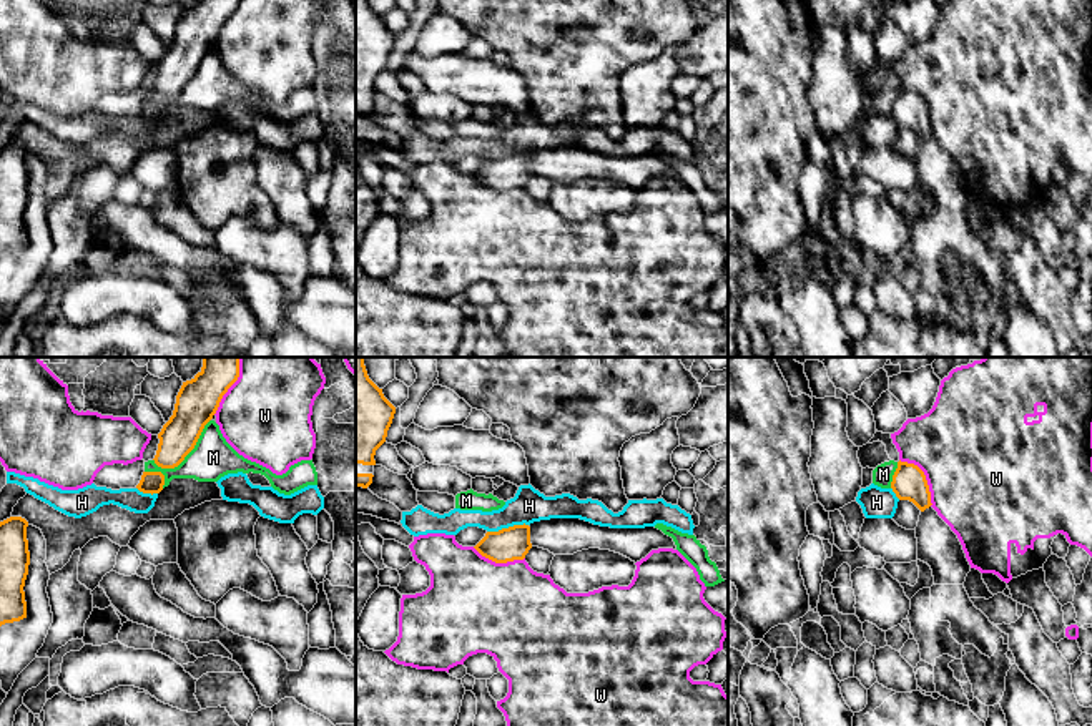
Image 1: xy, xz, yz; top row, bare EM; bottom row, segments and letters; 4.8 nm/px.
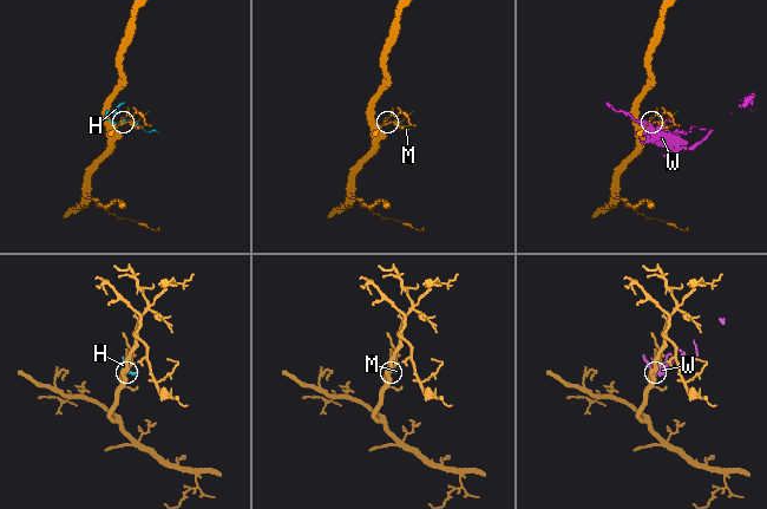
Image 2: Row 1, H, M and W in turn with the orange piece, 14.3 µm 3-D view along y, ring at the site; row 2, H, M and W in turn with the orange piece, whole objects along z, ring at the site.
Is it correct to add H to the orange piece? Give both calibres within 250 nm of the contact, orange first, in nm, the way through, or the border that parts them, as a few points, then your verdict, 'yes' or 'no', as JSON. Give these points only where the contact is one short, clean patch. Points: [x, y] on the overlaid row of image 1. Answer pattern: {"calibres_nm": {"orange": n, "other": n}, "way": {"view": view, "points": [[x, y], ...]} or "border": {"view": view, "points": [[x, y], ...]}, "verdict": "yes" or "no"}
{"calibres_nm": {"orange": 160, "other": 170}, "border": {"view": "xz", "points": [[527, 524], [514, 524], [487, 532]]}, "verdict": "no"}

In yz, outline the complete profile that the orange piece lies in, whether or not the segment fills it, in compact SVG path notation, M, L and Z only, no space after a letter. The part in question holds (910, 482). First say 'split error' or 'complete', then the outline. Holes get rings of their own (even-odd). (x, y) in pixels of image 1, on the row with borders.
complete | M898 462L891 488L899 500L912 502L921 512L932 505L926 475L914 464Z

